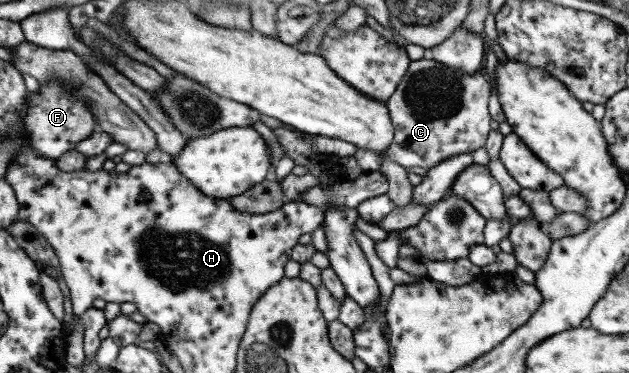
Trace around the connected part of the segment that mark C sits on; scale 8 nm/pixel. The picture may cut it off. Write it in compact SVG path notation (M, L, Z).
M433 58L411 61L408 71L386 103L394 125L394 137L386 151L387 156L405 169L414 166L429 169L444 162L446 158L472 155L478 148L485 148L487 138L493 133L492 118L488 110L491 91L492 85L484 71L469 76L457 69L450 69Z

